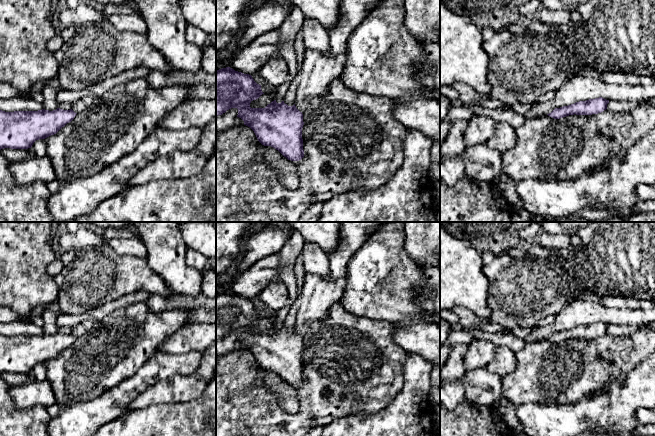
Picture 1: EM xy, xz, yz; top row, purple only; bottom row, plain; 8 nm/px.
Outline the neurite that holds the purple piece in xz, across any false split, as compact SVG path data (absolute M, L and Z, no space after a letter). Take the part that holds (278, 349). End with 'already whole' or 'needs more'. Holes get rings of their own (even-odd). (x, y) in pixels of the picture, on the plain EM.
M230 291L216 294L216 340L237 332L237 341L254 355L262 369L275 372L288 384L301 384L304 381L302 336L295 328L288 330L276 324L265 332L251 332L250 327L262 318L261 309L251 299Z; already whole

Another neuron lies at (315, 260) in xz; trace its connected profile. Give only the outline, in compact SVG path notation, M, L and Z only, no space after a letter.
M305 242L300 254L306 273L329 277L328 256L322 248L314 243Z

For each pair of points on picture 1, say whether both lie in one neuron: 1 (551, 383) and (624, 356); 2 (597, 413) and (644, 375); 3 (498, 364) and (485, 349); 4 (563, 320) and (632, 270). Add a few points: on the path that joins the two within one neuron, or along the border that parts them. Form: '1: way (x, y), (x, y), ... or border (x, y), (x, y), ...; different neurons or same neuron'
1: way (569, 371), (606, 358); same neuron
2: way (609, 409), (632, 387); same neuron
3: border (496, 346), (496, 355), (486, 367); different neurons
4: border (581, 296), (571, 300), (561, 310); different neurons

